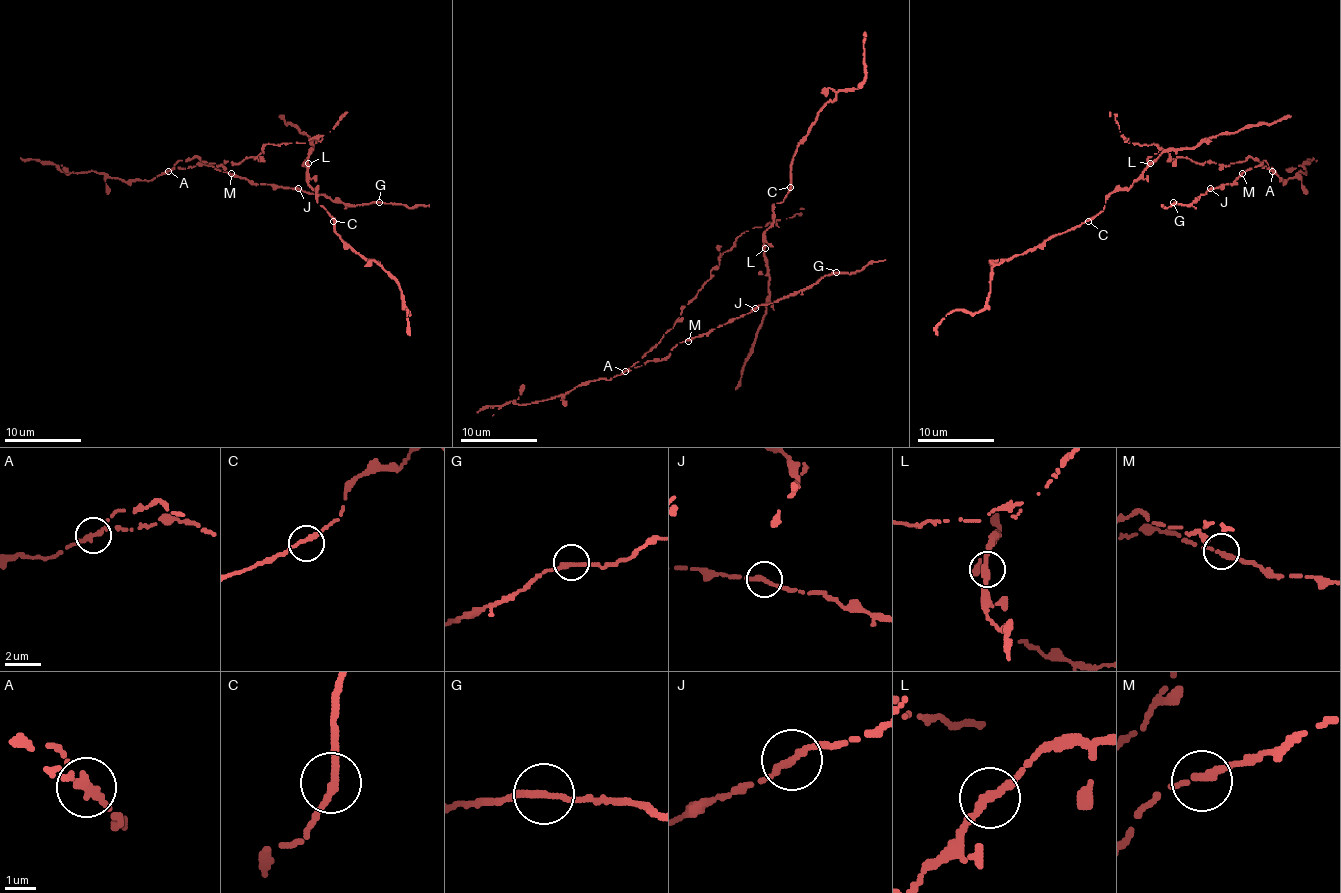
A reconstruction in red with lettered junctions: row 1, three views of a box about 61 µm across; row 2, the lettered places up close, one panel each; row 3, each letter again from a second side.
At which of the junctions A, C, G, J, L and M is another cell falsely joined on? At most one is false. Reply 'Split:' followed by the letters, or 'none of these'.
Split: A

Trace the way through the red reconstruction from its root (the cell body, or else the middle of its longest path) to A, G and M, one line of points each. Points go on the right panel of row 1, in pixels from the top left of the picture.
A: (1183, 158), (1198, 163), (1213, 162), (1225, 165), (1256, 158), (1260, 162), (1263, 160), (1273, 171)
G: (1183, 158), (1225, 165), (1256, 158), (1271, 167), (1250, 167), (1231, 185), (1211, 188), (1192, 204), (1173, 202)
M: (1183, 158), (1198, 163), (1213, 162), (1225, 165), (1256, 158), (1271, 167), (1260, 163), (1242, 173)

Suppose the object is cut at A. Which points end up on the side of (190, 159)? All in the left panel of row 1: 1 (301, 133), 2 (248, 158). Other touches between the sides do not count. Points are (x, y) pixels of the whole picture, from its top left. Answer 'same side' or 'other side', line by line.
1: other side
2: same side

